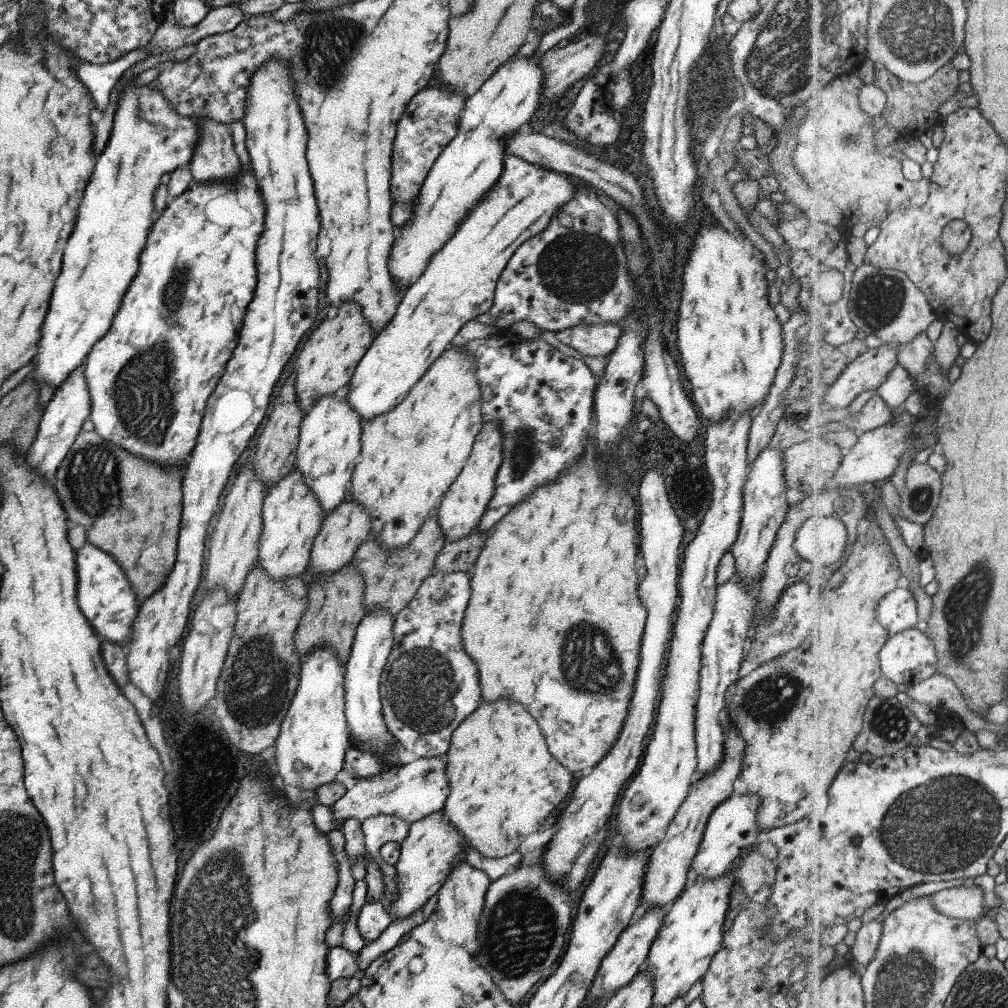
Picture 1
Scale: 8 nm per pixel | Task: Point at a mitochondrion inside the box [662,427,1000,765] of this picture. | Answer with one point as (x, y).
(972, 590)

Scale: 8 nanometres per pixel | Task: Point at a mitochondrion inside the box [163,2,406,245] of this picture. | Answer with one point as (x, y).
(326, 45)

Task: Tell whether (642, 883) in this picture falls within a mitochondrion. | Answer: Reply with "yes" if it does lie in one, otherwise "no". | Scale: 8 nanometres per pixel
no

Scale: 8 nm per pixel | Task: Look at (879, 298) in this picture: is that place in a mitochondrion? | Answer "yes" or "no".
yes

